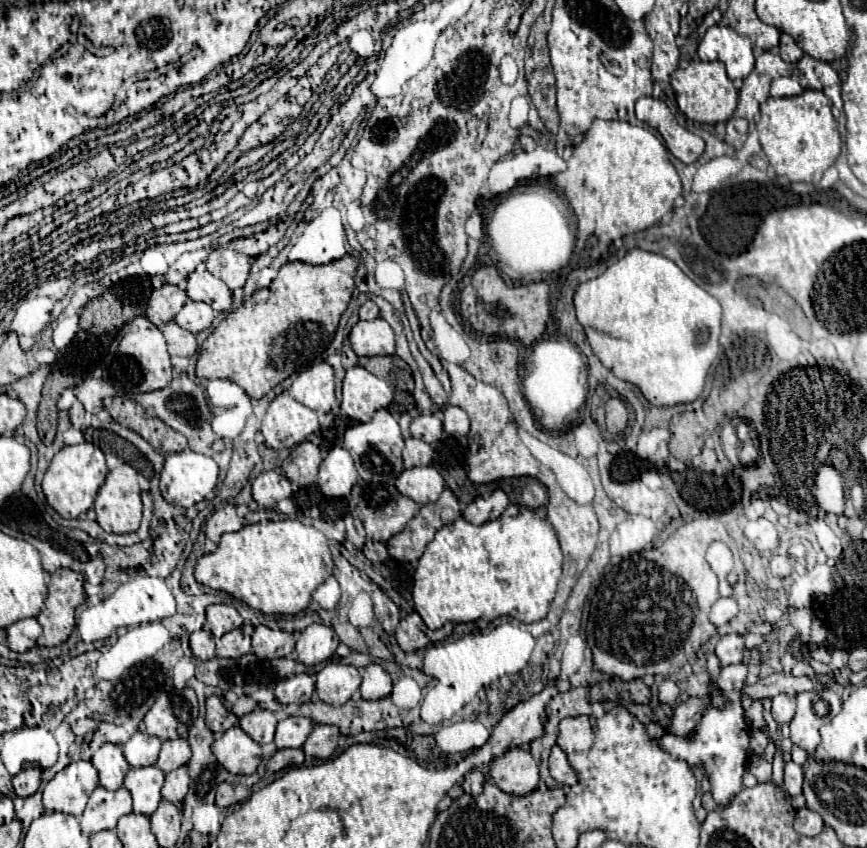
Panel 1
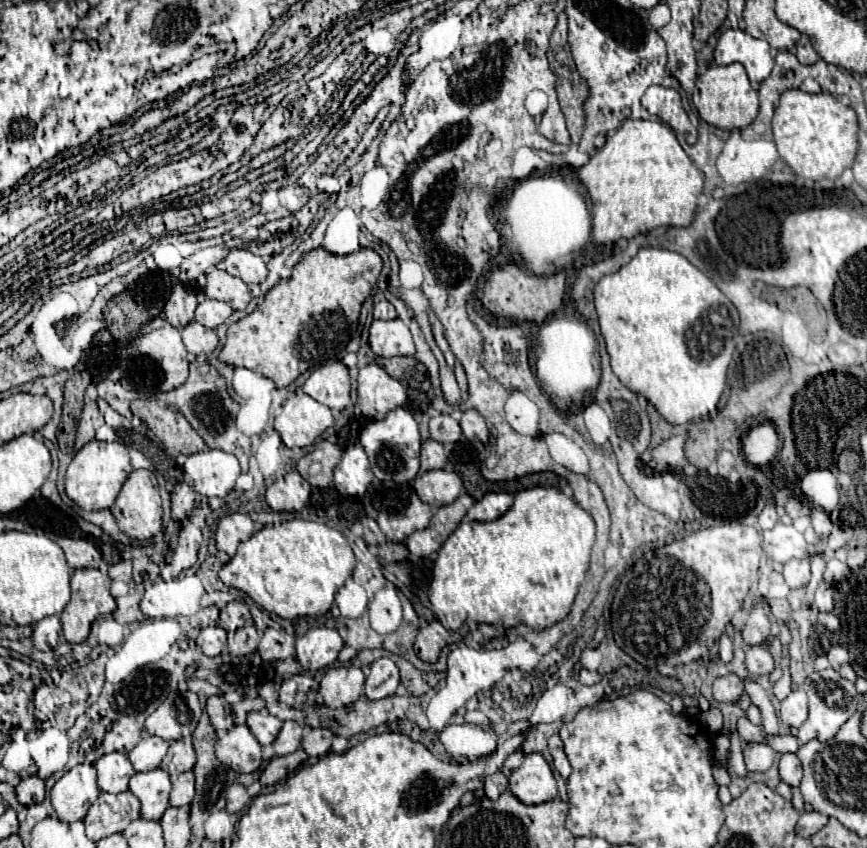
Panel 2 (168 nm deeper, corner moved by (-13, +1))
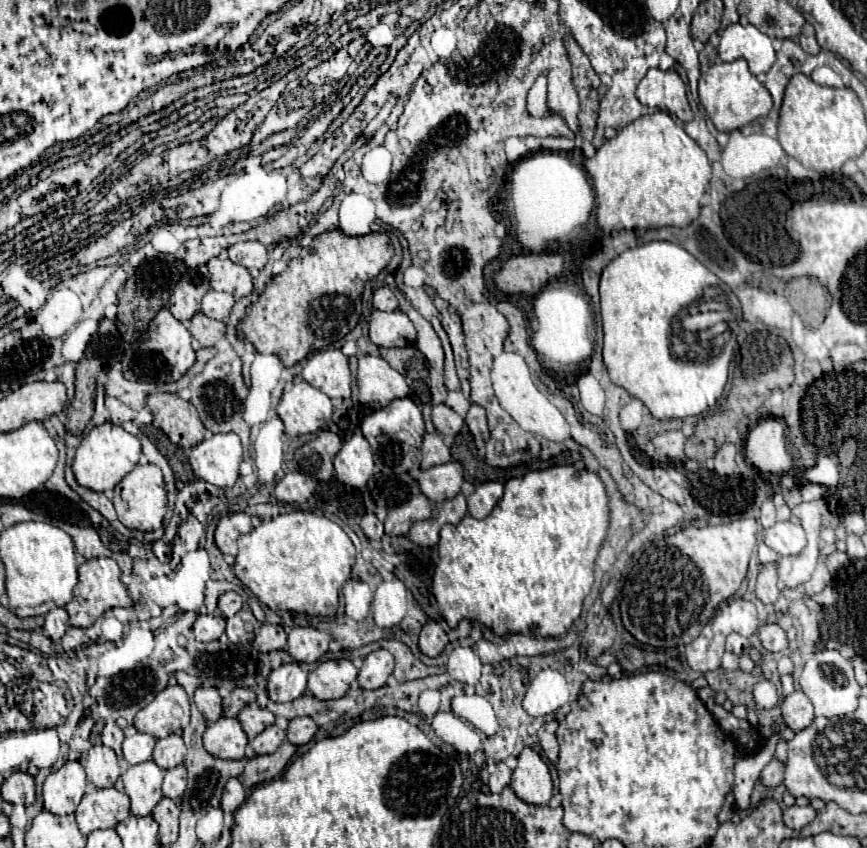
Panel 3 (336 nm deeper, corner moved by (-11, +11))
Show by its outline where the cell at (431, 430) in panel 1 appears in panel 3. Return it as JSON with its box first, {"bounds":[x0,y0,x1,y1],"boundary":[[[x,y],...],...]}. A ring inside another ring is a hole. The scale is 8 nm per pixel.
{"bounds":[432,405,464,435],"boundary":[[[434,405],[432,421],[434,421],[436,431],[442,435],[456,435],[456,433],[460,433],[460,429],[464,425],[464,419],[448,405]]]}

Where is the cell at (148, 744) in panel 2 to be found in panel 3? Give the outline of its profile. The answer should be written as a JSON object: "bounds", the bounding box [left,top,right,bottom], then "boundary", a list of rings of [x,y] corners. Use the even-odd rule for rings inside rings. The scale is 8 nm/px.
{"bounds":[122,731,156,765],"boundary":[[[136,731],[134,735],[126,737],[126,739],[124,739],[124,743],[122,743],[122,753],[124,753],[124,759],[126,759],[130,765],[144,763],[144,761],[152,759],[154,745],[156,745],[156,739],[154,739],[152,735]]]}

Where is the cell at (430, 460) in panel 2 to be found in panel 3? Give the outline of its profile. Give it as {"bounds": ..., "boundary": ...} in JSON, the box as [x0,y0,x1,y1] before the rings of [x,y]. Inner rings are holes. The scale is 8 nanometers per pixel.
{"bounds":[422,433,450,469],"boundary":[[[426,433],[422,441],[422,469],[448,463],[450,459],[450,449],[444,445],[442,437],[438,433]]]}

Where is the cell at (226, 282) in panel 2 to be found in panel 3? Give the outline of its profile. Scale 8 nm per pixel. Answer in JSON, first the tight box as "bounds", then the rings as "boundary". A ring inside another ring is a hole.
{"bounds":[206,257,252,299],"boundary":[[[218,257],[210,259],[206,267],[210,271],[210,287],[214,291],[230,293],[236,299],[252,293],[252,277],[246,267],[236,265],[230,259],[218,259]]]}

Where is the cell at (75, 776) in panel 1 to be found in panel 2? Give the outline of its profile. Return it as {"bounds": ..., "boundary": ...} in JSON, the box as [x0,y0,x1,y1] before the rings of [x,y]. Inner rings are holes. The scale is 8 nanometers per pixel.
{"bounds":[50,763,98,823],"boundary":[[[86,763],[66,771],[50,791],[54,813],[64,823],[84,819],[98,795],[96,769]]]}

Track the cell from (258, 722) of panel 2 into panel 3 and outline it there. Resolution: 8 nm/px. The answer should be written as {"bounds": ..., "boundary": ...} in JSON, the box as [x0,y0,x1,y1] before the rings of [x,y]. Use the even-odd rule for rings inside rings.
{"bounds":[238,703,274,739],"boundary":[[[258,703],[256,705],[246,705],[240,715],[238,721],[242,723],[248,739],[254,739],[256,735],[260,735],[268,725],[274,723],[274,713],[270,713],[268,709],[262,709]]]}

